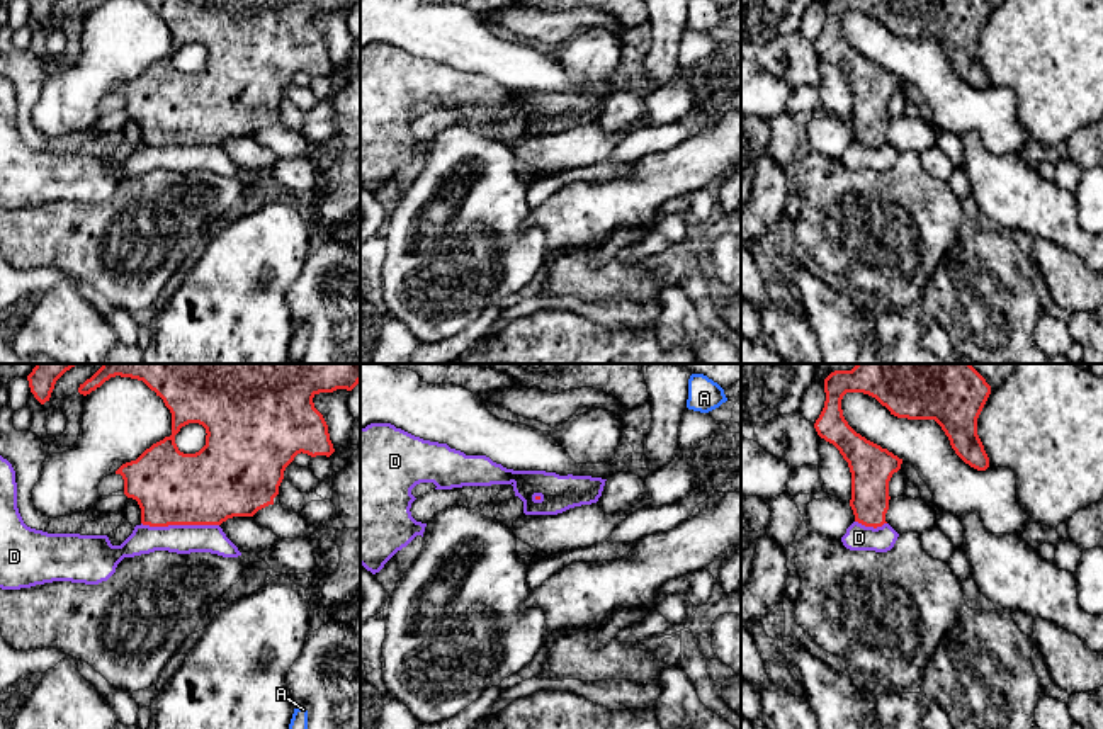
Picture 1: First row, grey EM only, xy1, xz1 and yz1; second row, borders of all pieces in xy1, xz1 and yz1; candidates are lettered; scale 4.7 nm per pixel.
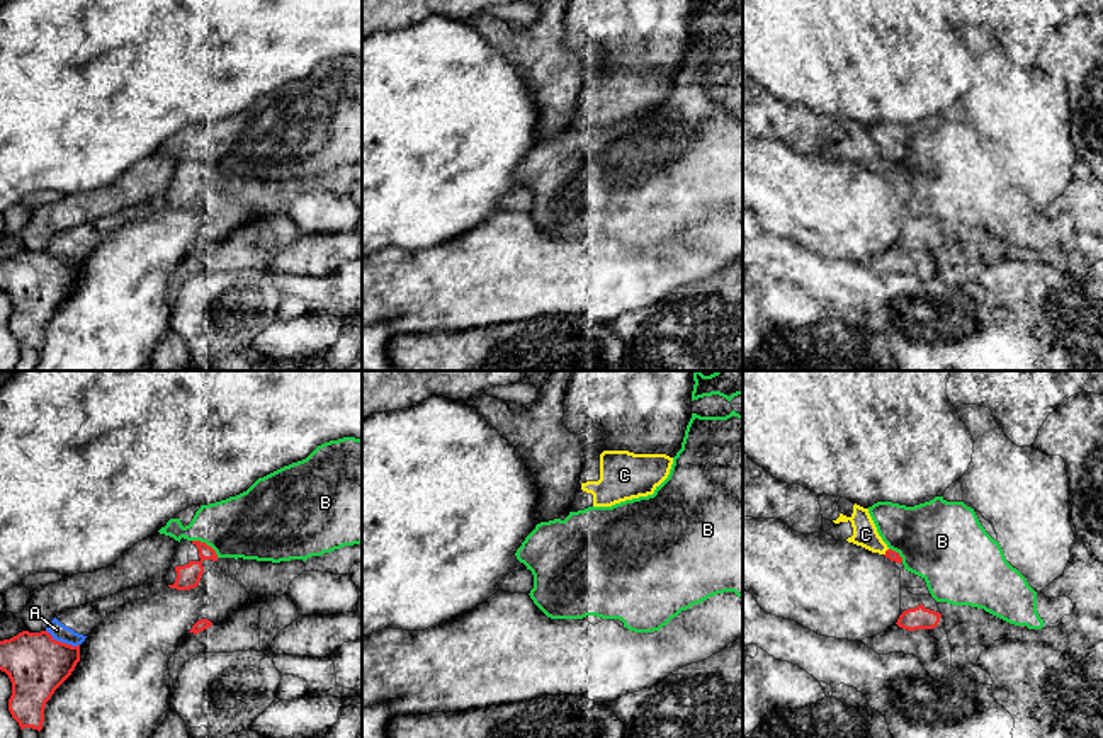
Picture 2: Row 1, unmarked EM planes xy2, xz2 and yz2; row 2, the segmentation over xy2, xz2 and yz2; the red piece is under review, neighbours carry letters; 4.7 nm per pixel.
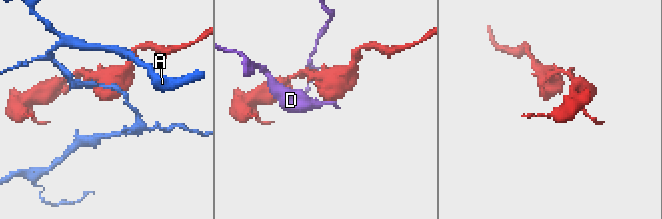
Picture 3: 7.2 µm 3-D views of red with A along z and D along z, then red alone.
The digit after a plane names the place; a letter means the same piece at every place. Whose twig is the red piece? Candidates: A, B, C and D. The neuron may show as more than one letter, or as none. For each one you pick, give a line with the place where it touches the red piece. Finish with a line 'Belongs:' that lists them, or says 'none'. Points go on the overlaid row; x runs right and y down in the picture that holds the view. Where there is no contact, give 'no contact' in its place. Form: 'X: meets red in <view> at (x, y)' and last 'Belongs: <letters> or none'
C: meets red in yz2 at (886, 551)
Belongs: C

